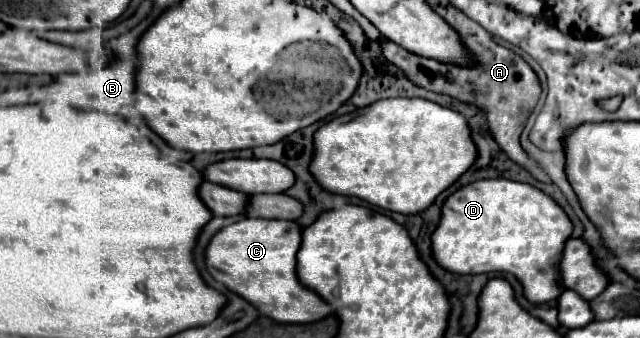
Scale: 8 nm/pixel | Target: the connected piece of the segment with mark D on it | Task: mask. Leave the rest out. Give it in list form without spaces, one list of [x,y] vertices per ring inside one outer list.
[[[506,178],[478,180],[444,202],[442,220],[432,234],[432,250],[438,264],[450,272],[510,272],[524,284],[526,298],[542,304],[564,292],[560,260],[572,230],[568,214],[542,190]]]

